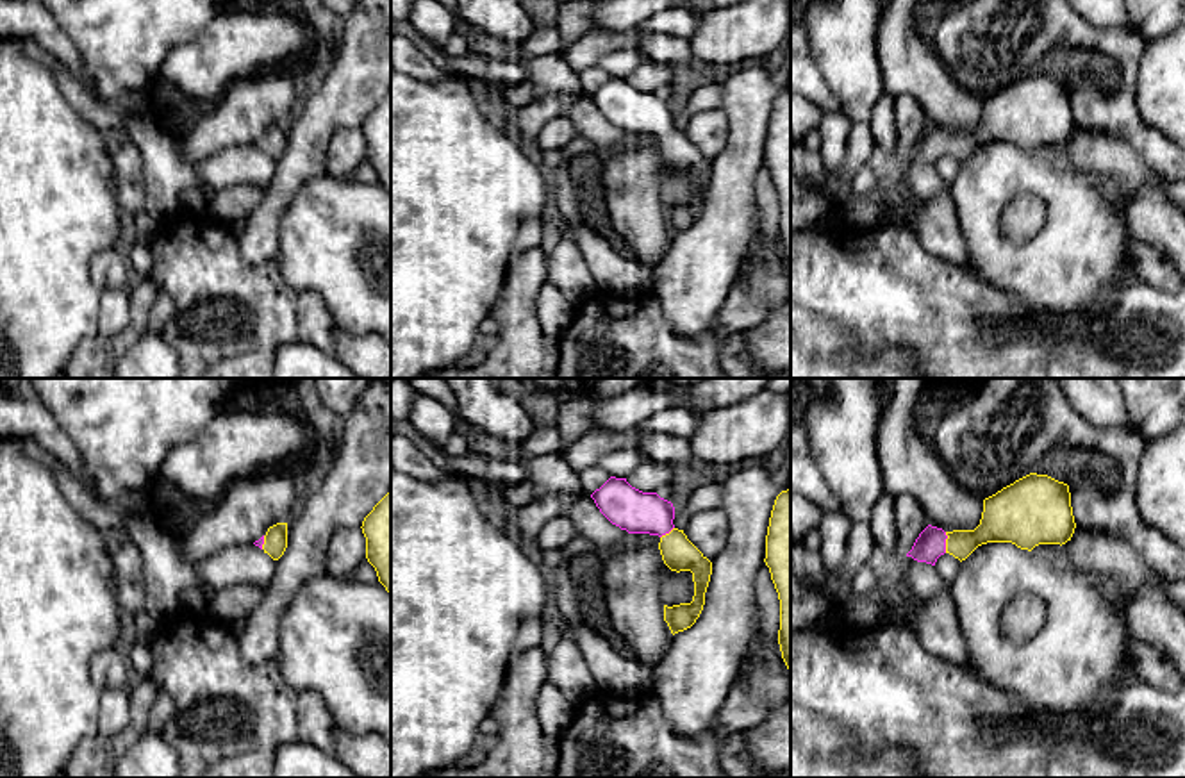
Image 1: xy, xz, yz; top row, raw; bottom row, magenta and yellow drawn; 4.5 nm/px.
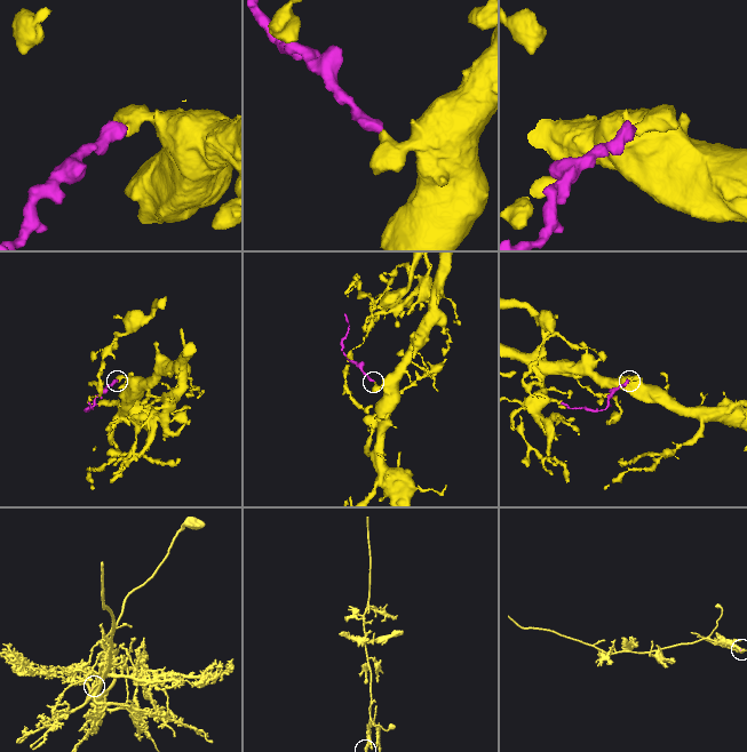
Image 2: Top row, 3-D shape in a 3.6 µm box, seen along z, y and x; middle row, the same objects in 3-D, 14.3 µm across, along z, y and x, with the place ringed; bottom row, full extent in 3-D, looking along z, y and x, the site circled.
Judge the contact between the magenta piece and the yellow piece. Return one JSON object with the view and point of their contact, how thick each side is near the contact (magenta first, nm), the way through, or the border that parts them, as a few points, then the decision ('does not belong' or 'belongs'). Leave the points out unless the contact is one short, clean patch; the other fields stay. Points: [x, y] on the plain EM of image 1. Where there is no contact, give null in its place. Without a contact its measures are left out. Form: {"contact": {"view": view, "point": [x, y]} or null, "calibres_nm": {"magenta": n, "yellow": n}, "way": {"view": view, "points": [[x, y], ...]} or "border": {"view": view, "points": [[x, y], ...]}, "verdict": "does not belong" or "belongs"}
{"contact": {"view": "yz", "point": [944, 143]}, "calibres_nm": {"magenta": 140, "yellow": 160}, "way": {"view": "yz", "points": [[930, 145], [944, 143], [964, 143], [996, 125]]}, "verdict": "belongs"}

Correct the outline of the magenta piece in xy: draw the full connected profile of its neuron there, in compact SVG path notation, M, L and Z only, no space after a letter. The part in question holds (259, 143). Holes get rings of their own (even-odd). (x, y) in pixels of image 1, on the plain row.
M277 123L268 128L268 132L253 143L273 161L278 161L287 148L287 123Z

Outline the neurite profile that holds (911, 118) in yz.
M910 95L896 96L894 111L898 120L898 146L907 155L919 134L928 127L928 121L917 100Z

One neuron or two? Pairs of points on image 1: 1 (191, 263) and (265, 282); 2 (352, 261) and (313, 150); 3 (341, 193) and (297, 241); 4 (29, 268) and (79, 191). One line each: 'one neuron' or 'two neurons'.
1: one neuron
2: two neurons
3: one neuron
4: one neuron

